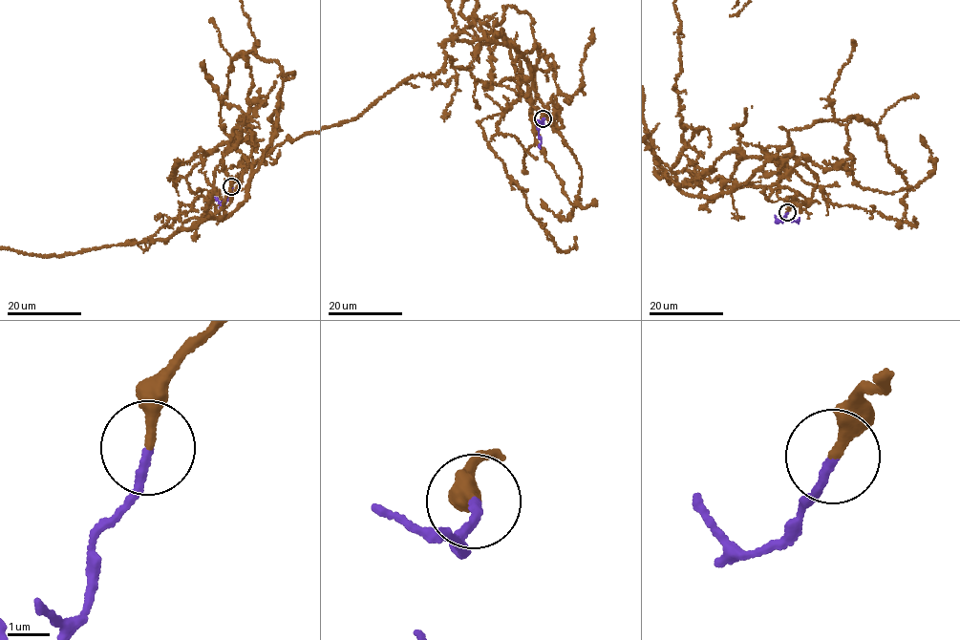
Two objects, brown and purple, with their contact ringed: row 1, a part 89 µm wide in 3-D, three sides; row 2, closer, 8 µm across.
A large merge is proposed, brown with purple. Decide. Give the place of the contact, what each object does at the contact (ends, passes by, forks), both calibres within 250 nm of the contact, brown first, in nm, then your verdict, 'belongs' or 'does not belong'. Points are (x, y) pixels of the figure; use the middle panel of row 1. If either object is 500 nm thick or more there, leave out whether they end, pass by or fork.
(543, 118) | brown ends | purple ends | 240/190 nm | belongs

